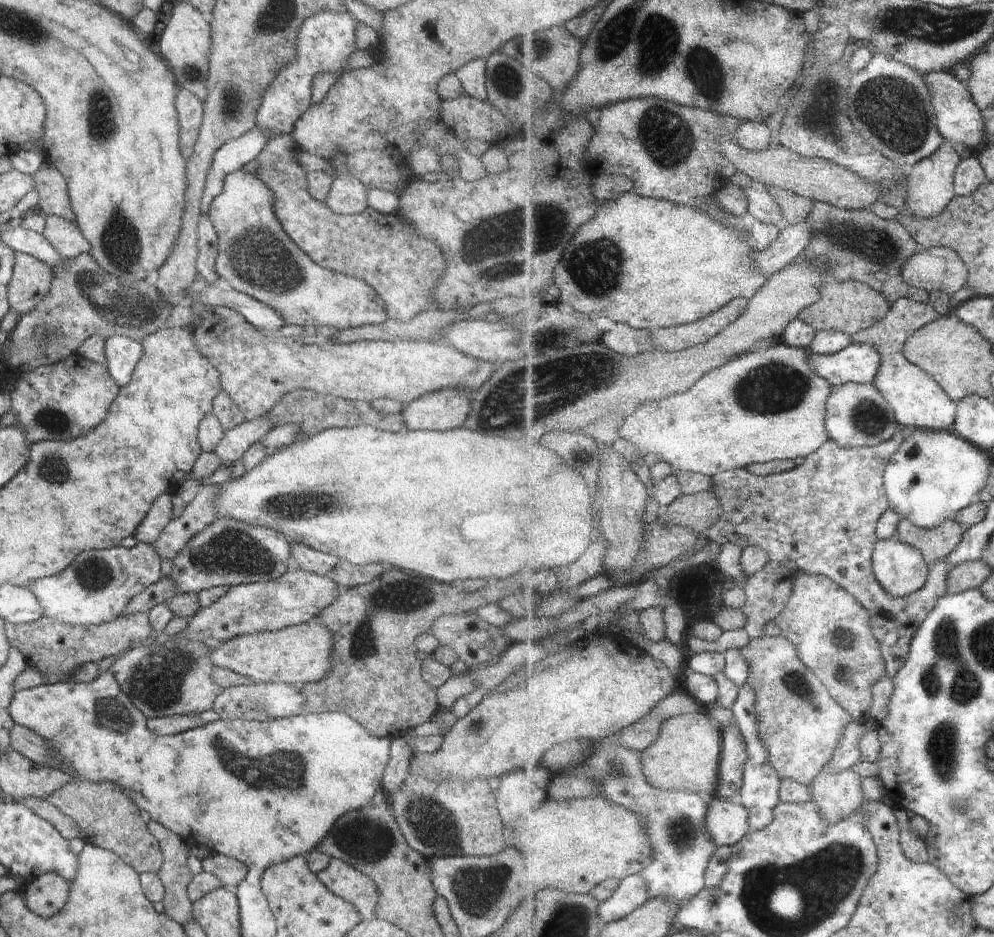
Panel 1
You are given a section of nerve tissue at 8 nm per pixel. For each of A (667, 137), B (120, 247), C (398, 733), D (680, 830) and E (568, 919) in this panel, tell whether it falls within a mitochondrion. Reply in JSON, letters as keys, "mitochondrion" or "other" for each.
{"A":"mitochondrion","B":"mitochondrion","C":"other","D":"mitochondrion","E":"mitochondrion"}

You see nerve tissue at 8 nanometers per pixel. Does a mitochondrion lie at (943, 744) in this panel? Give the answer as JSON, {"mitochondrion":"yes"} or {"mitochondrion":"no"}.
{"mitochondrion":"yes"}

